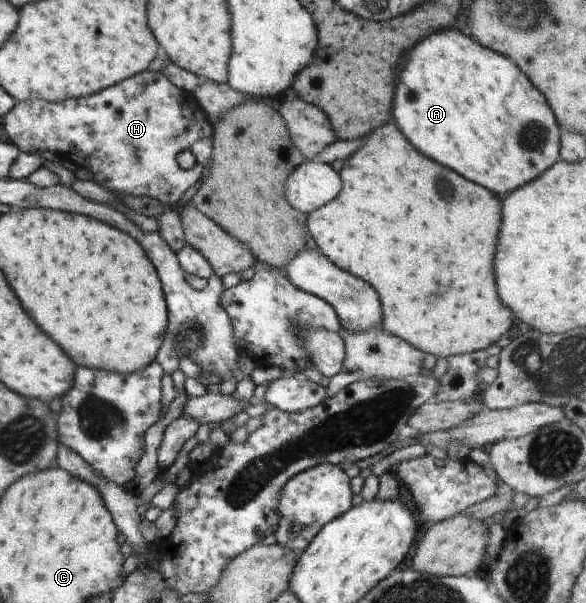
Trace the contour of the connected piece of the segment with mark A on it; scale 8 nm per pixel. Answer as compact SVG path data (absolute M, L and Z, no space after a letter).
M445 27L442 30L435 31L432 35L428 35L427 38L416 43L401 57L398 67L394 70L394 75L396 84L392 102L392 122L397 125L402 135L411 143L411 146L414 146L414 149L418 150L423 156L428 156L442 166L448 166L471 182L494 192L500 198L536 179L560 160L562 131L548 102L546 102L546 98L531 84L529 78L514 60L502 56L488 47L481 46L472 37L464 36L454 27Z

